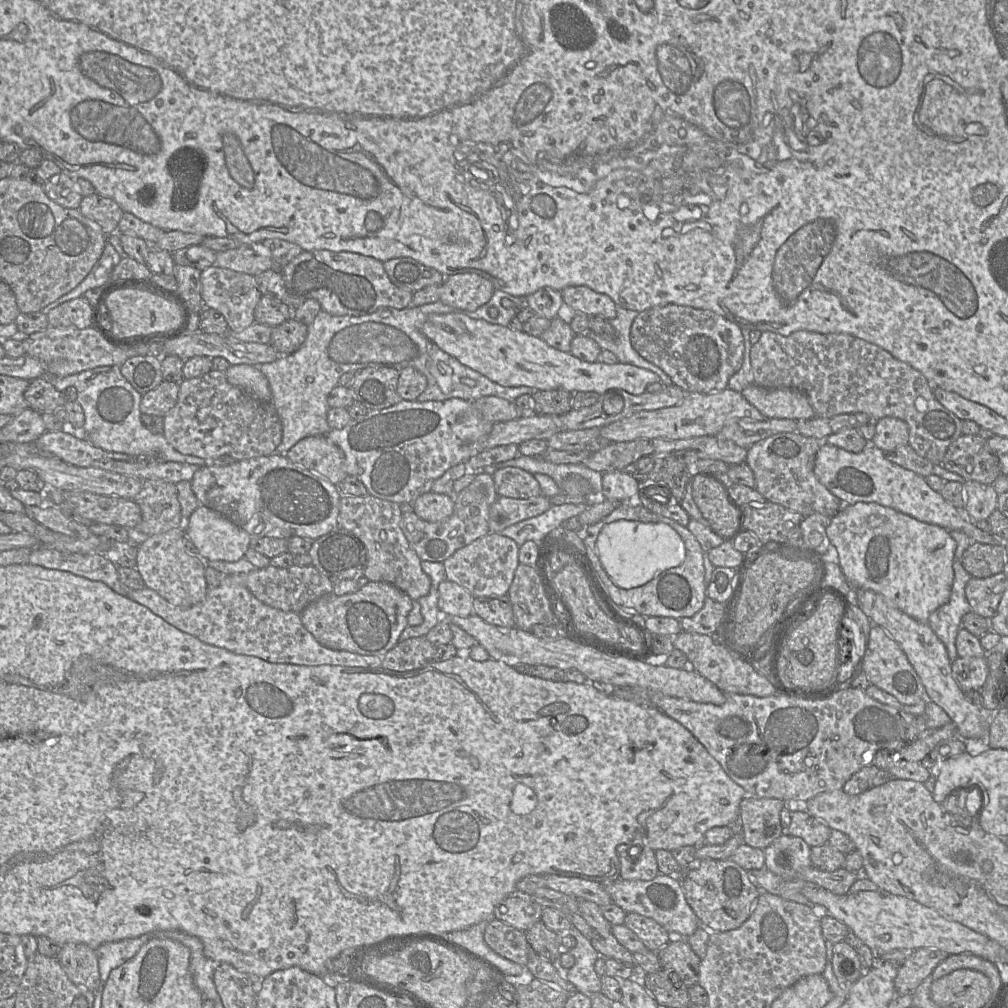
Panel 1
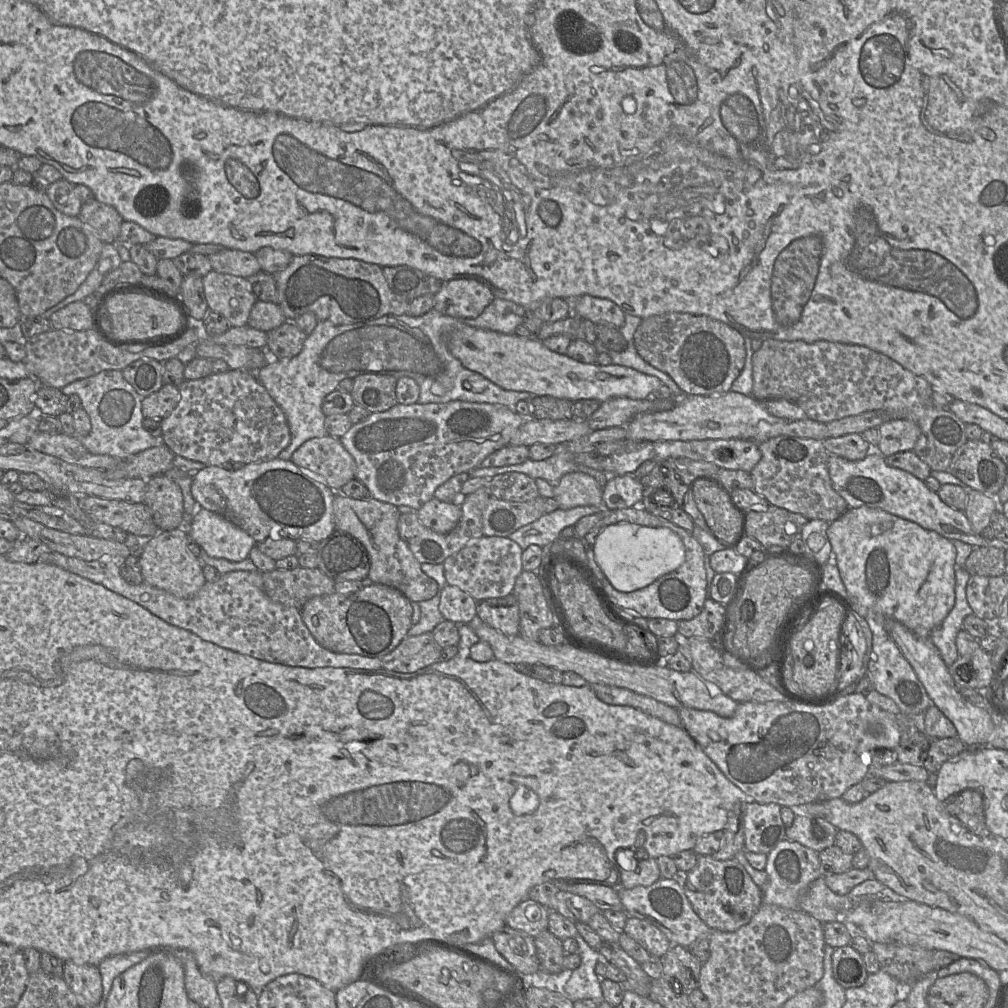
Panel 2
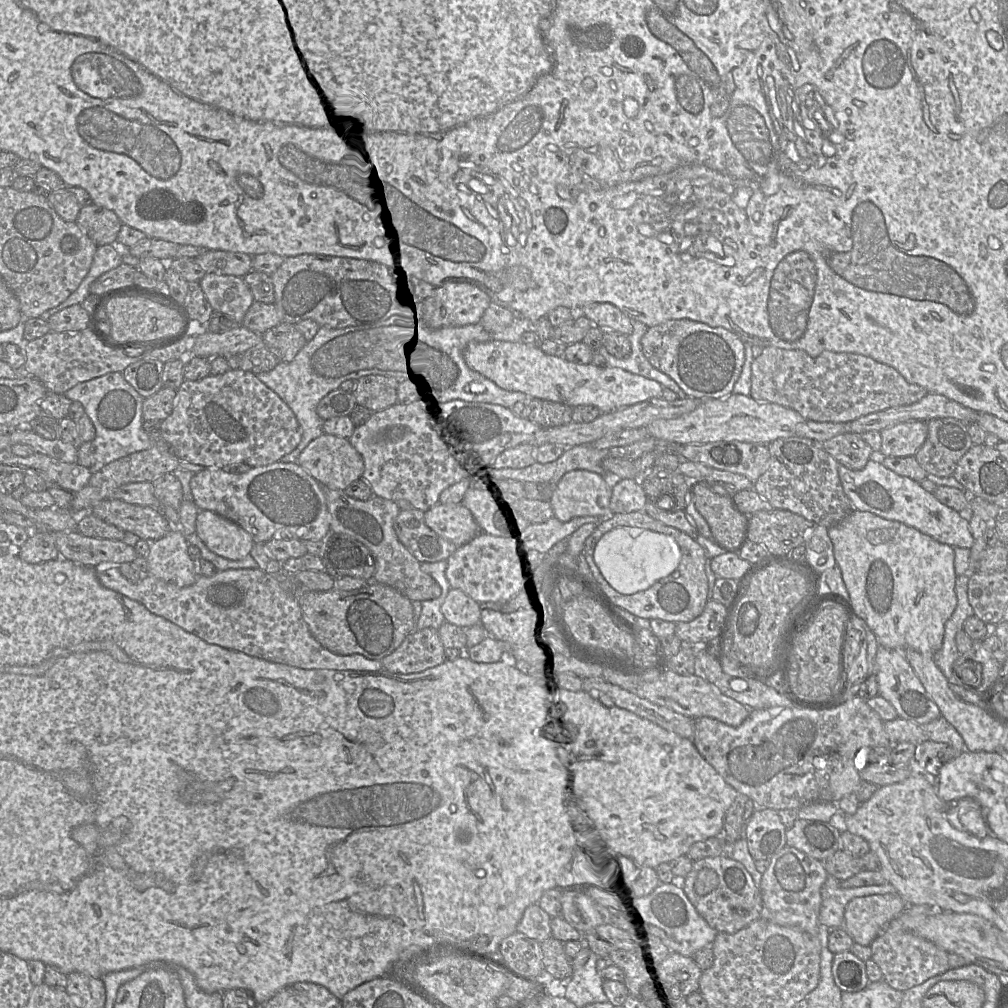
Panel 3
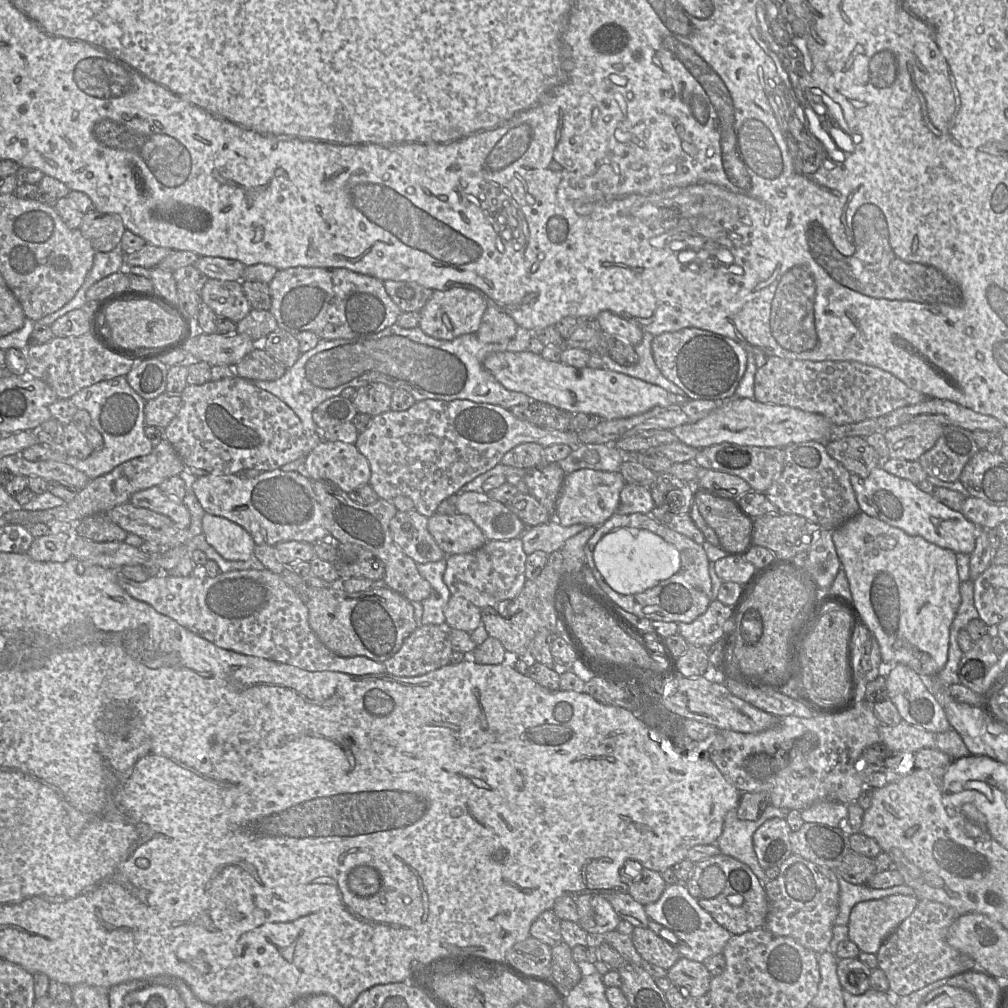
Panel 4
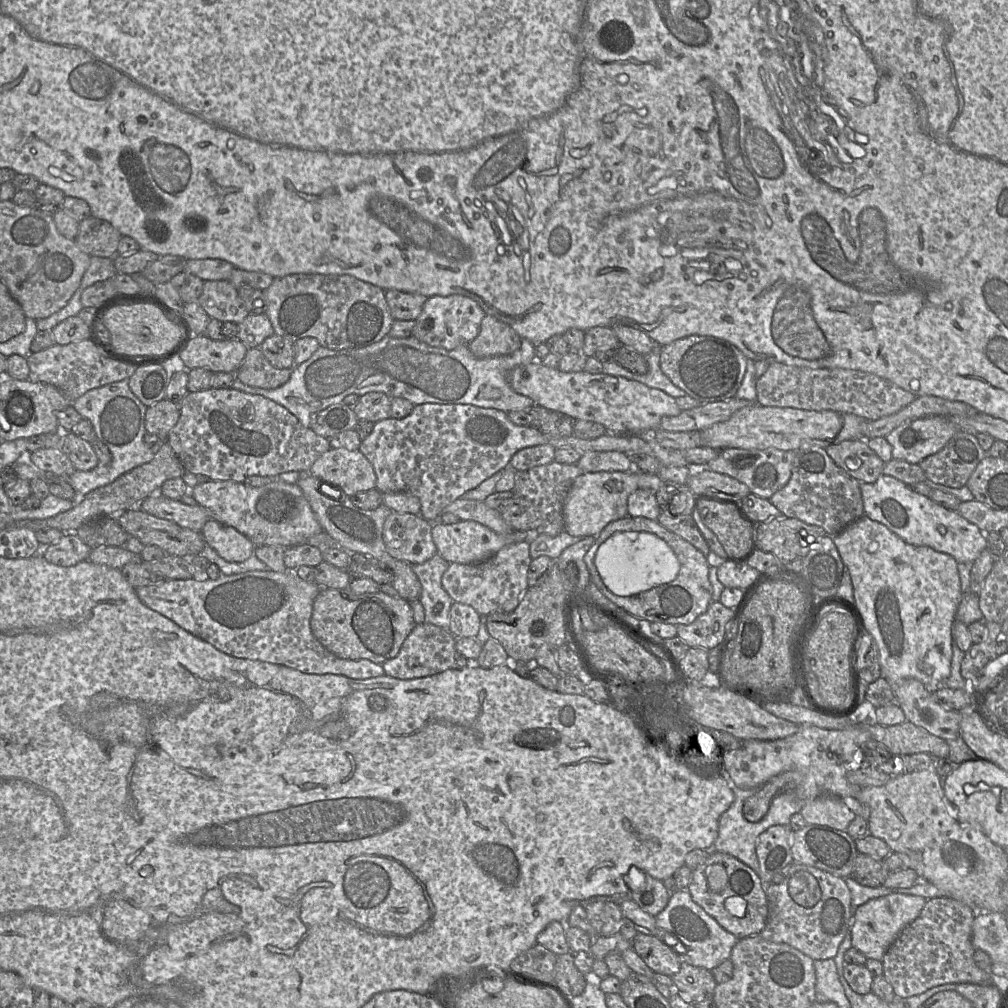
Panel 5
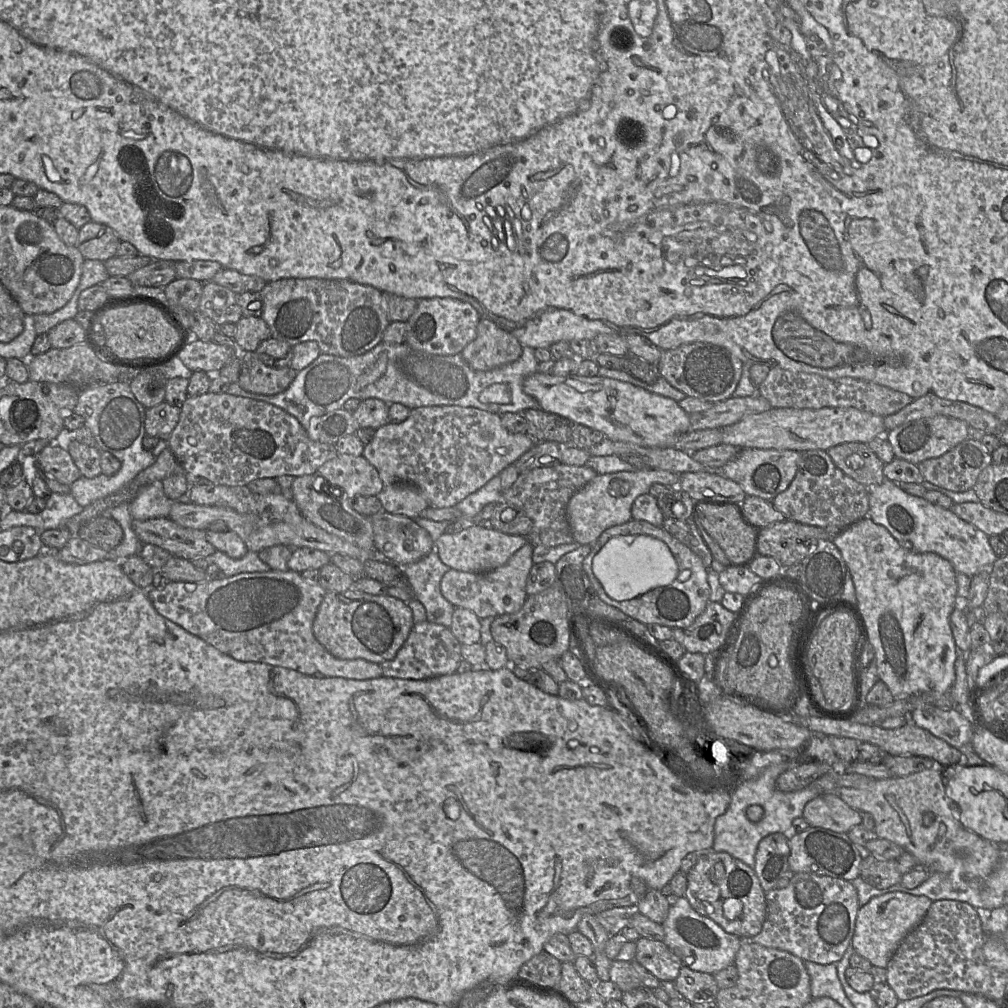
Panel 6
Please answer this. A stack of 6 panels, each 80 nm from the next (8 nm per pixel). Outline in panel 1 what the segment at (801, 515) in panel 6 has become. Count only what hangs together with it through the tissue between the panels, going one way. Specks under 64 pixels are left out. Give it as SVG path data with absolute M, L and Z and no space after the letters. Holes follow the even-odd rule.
M782 432L751 445L745 462L755 475L757 491L767 501L780 504L803 517L814 513L834 517L843 507L843 502L814 473L816 454L823 443L824 439L806 437L798 432Z

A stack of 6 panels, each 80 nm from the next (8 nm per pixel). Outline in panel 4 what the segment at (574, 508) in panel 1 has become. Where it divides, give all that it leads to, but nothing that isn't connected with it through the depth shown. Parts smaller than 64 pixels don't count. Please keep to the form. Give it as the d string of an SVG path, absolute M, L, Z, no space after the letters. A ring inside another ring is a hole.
M555 518L548 522L533 527L525 527L520 535L525 554L528 556L535 551L543 551L551 554L560 550L566 540L582 531L585 527L582 524L562 526Z

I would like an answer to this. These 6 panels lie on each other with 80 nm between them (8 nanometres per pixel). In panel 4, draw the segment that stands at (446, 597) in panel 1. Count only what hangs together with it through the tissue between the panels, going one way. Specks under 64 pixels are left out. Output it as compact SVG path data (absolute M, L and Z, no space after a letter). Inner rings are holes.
M451 595L444 608L447 629L473 632L481 622L481 609L467 599Z

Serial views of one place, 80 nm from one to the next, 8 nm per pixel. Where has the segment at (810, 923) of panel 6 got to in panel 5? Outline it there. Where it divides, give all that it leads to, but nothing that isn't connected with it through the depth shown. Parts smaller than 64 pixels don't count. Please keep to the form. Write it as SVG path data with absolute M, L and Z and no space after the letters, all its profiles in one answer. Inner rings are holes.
M792 862L782 883L765 885L768 918L759 934L772 943L787 944L813 960L834 959L850 929L851 893L843 878Z

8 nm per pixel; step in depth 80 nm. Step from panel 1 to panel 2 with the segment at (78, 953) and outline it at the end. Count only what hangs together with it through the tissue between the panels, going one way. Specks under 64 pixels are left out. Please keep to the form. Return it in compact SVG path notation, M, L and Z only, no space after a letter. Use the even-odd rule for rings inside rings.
M63 963L62 979L69 989L89 1005L96 1007L102 998L102 980L98 967L89 964Z

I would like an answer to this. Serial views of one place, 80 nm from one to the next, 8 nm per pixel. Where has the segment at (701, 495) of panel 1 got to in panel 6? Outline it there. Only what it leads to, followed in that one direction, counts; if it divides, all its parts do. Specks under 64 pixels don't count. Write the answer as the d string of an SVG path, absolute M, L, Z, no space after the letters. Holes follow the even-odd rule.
M696 502L698 518L707 533L719 544L732 566L748 564L757 553L757 538L753 531L746 526L736 509L729 502Z

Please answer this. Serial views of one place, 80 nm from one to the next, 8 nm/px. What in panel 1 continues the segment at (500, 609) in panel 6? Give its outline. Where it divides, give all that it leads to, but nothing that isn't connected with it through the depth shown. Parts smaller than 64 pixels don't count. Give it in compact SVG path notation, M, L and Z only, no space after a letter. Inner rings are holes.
M488 533L458 549L444 562L446 579L465 588L474 598L507 595L514 573L520 564L519 546L498 533Z

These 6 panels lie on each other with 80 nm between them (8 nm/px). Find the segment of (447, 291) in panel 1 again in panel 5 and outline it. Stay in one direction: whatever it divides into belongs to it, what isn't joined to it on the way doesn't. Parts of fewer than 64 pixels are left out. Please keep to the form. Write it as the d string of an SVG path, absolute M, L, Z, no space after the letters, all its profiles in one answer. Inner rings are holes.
M460 294L428 297L419 316L414 320L412 336L430 346L455 349L468 345L480 331L483 317L486 315L481 306L473 299Z

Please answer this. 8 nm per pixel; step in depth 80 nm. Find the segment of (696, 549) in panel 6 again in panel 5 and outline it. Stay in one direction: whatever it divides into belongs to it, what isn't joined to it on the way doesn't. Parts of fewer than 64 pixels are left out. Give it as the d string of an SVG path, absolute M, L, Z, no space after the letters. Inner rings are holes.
M661 511L657 522L670 532L681 537L701 551L707 558L710 552L708 544L691 515L672 515Z

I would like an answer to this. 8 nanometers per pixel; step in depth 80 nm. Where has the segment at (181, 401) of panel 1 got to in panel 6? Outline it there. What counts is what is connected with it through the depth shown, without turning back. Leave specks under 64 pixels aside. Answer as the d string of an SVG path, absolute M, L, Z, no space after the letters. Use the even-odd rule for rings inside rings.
M208 392L189 396L181 406L177 426L166 440L185 473L226 486L246 486L259 478L277 478L282 475L313 475L320 466L339 454L334 445L311 440L299 421L282 408L229 393Z

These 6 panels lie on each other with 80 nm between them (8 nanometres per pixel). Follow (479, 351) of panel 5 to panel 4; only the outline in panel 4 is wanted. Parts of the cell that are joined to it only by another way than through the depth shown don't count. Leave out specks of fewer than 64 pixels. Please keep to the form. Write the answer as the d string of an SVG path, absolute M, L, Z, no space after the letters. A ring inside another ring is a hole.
M488 306L482 316L476 336L482 343L502 343L512 339L517 328L518 326L512 317L493 306Z

